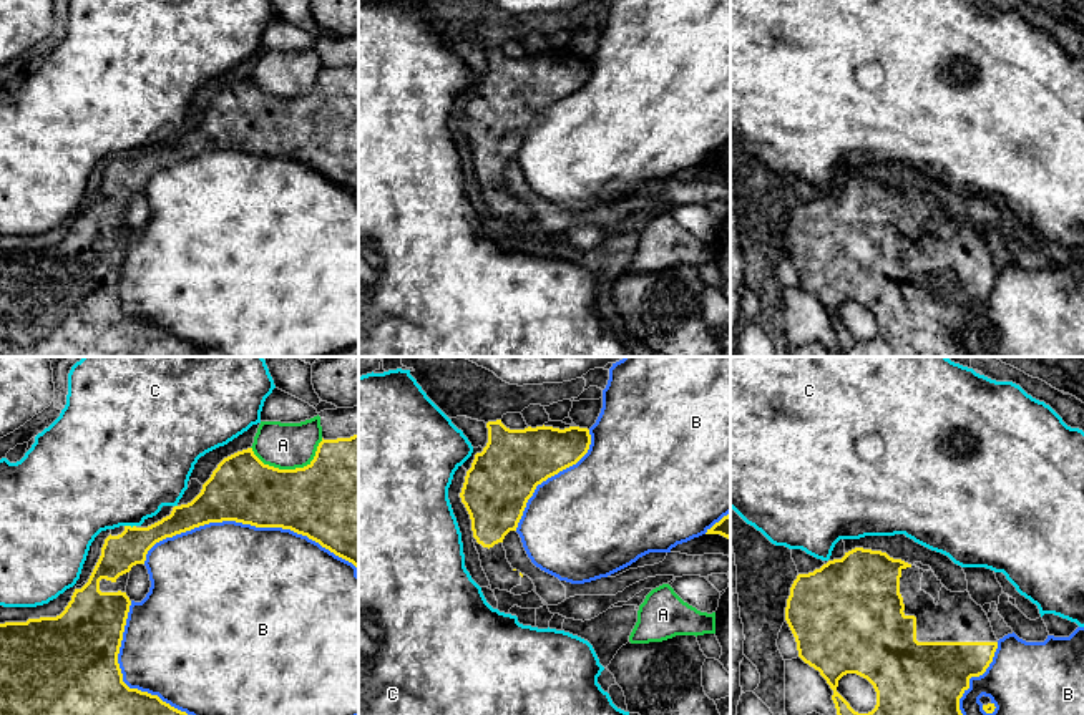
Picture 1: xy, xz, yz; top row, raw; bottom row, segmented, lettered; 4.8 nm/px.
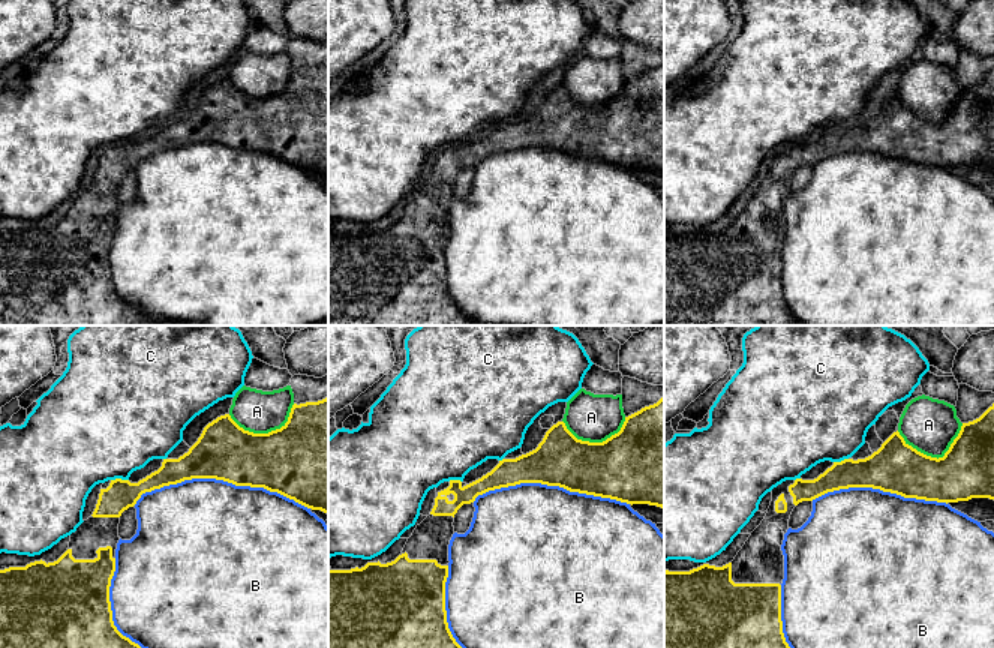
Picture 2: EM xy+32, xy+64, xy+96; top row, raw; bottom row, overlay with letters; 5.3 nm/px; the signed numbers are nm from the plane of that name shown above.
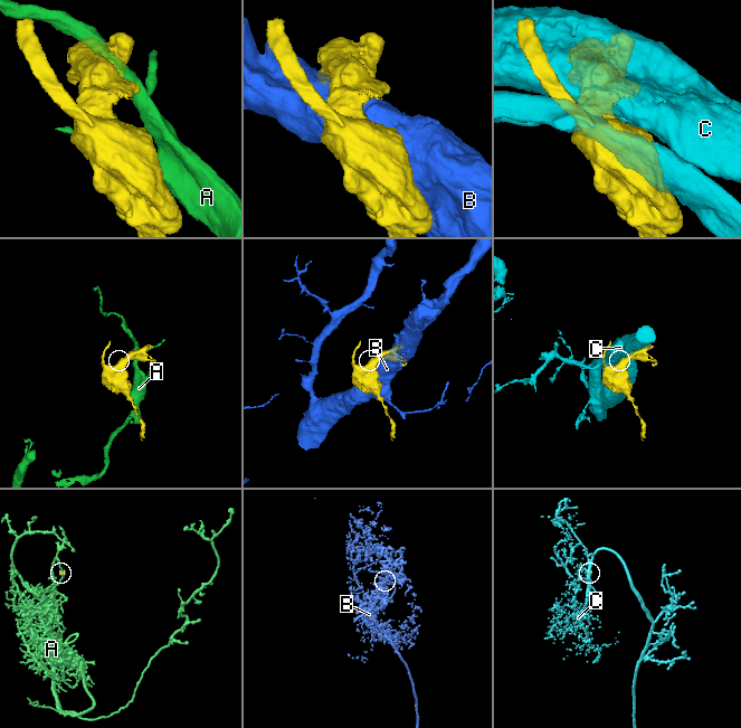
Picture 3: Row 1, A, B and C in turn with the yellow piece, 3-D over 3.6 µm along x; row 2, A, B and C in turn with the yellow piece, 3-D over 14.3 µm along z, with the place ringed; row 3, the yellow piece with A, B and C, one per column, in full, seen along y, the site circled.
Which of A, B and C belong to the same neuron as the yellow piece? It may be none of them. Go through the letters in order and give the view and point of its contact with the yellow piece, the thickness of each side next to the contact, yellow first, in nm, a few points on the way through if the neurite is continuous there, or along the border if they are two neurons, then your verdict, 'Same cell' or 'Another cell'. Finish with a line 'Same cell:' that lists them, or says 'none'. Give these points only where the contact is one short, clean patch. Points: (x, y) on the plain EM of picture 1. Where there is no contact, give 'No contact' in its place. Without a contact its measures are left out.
A: Touches yellow at xy (289, 98). Thickness 400 nm (yellow) against 220 nm. Another cell
B: Touches yellow at xy (248, 151). Thickness 320 nm (yellow) against 480 nm. Another cell
C: Touches yellow at xy (130, 155). Thickness 180 nm (yellow) against 480 nm. Another cell
Same cell: none

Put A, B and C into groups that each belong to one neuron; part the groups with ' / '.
A / B / C

